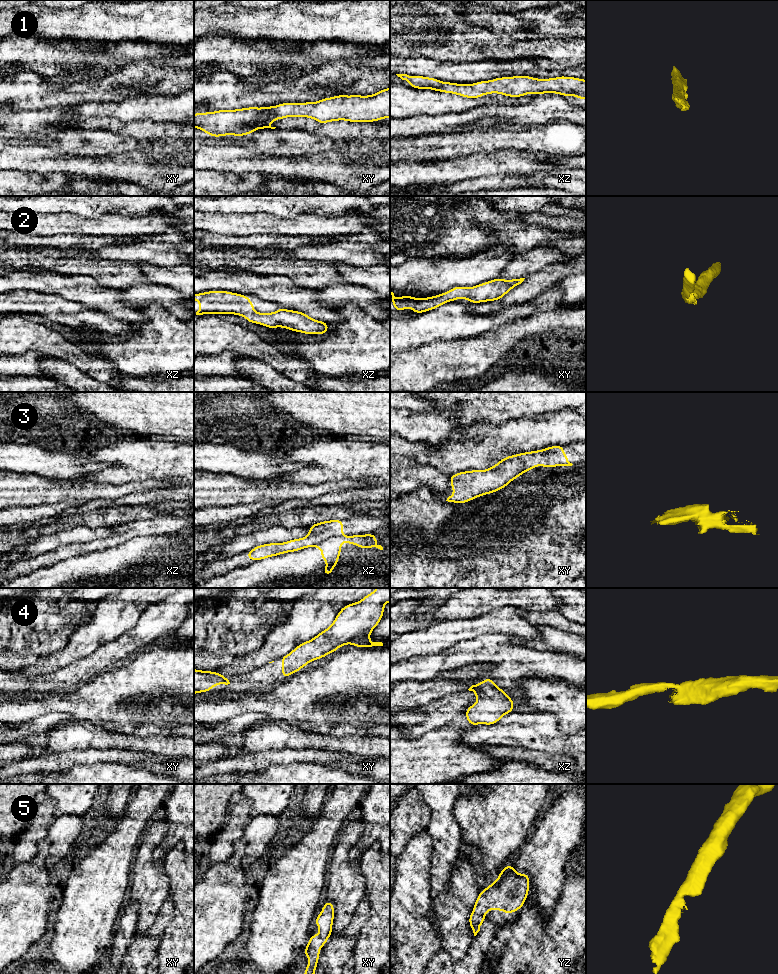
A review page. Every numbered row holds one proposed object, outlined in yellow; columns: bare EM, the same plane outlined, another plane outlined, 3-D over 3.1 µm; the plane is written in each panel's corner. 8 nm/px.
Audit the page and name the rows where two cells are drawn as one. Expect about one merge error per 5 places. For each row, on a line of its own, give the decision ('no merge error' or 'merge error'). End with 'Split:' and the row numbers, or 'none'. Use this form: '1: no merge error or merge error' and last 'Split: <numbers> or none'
1: no merge error
2: no merge error
3: merge error
4: no merge error
5: no merge error
Split: 3

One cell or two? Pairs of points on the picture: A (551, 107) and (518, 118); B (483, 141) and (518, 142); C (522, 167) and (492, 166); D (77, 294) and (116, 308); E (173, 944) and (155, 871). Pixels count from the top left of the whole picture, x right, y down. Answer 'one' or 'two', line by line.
A: one
B: one
C: one
D: one
E: two

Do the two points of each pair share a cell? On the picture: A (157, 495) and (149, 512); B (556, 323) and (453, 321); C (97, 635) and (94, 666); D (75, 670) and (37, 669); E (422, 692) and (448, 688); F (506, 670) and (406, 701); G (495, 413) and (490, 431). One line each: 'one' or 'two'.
A: two
B: two
C: two
D: two
E: one
F: two
G: two

